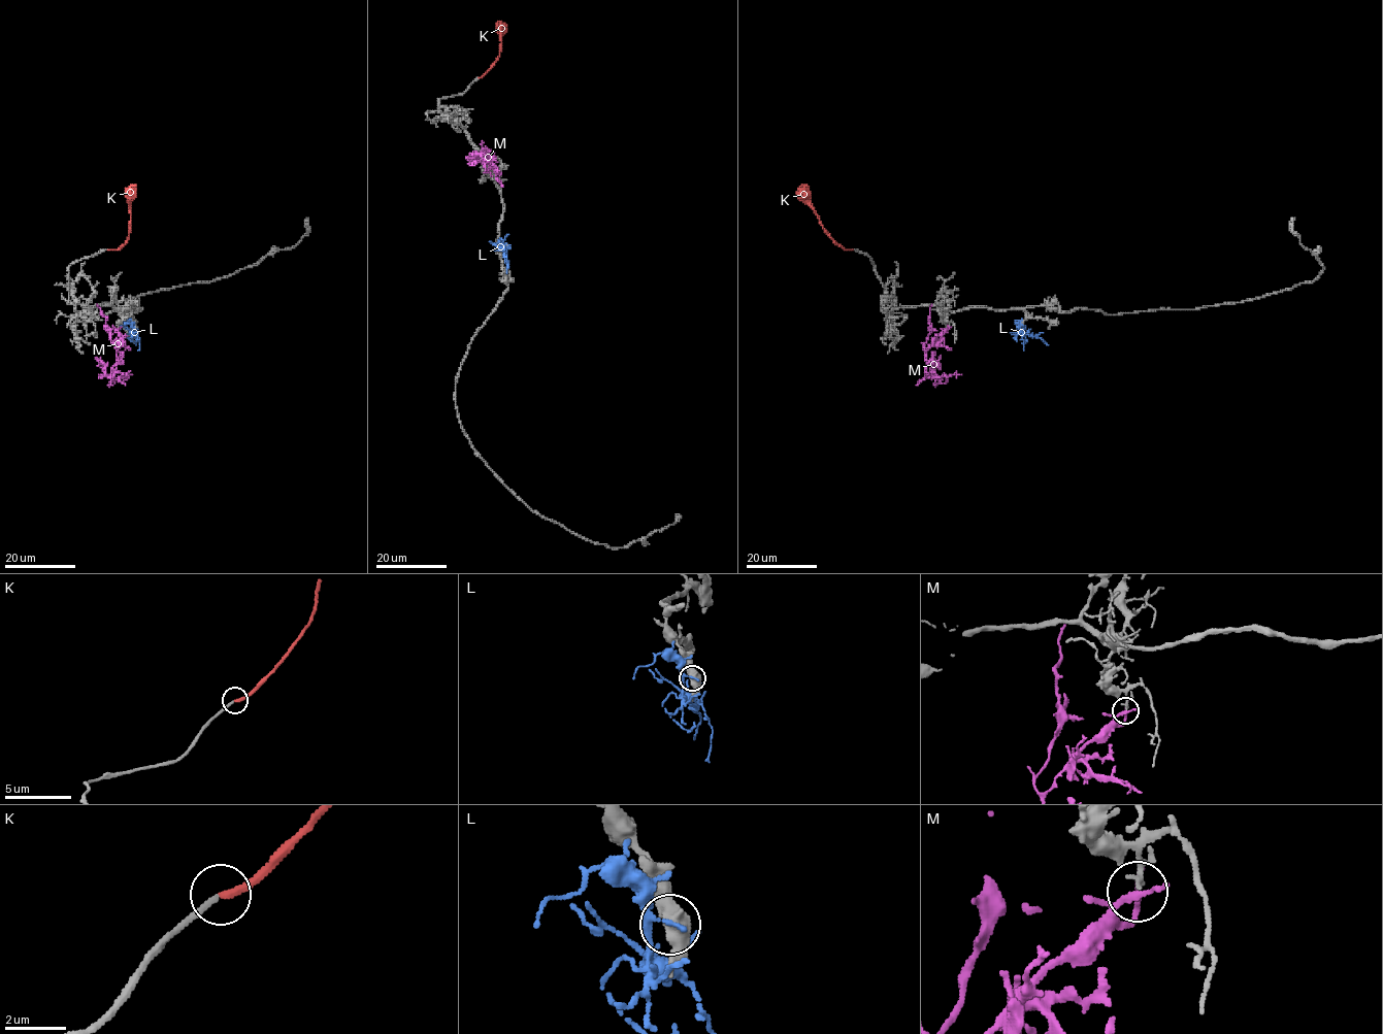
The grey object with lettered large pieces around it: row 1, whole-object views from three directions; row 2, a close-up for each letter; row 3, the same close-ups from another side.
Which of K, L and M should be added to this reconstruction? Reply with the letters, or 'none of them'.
K

